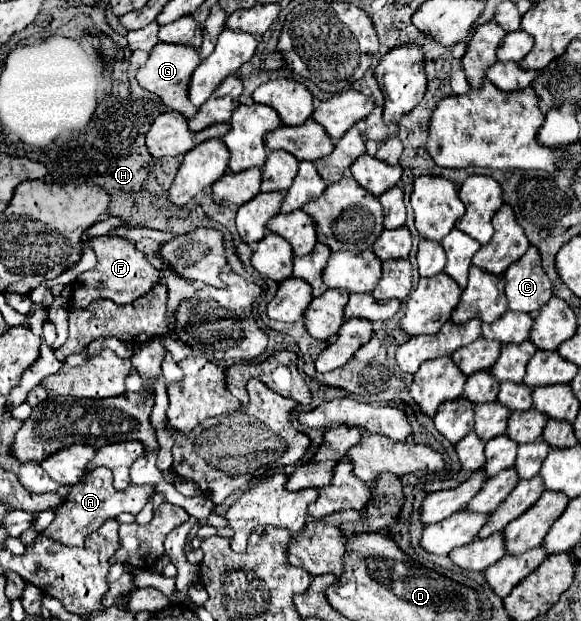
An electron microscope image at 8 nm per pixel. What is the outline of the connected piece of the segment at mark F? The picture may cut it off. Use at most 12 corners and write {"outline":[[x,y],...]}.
{"outline":[[105,235],[89,245],[97,265],[75,287],[117,305],[143,297],[159,269],[133,241]]}

